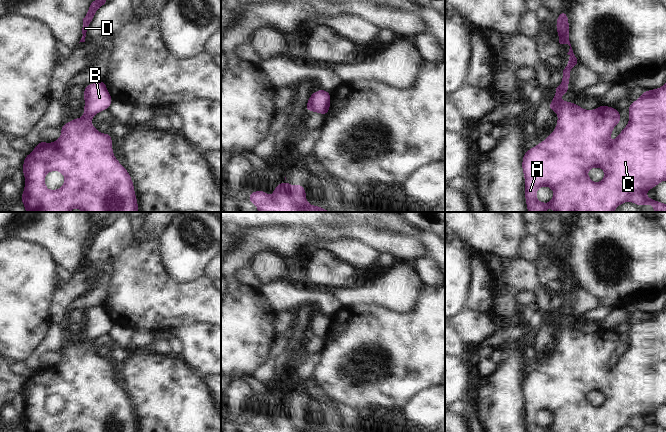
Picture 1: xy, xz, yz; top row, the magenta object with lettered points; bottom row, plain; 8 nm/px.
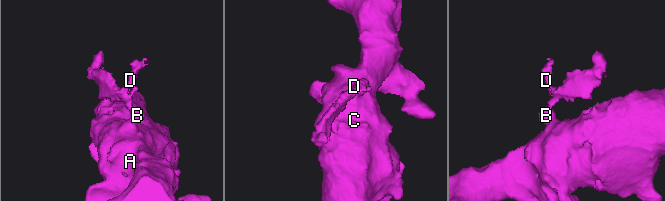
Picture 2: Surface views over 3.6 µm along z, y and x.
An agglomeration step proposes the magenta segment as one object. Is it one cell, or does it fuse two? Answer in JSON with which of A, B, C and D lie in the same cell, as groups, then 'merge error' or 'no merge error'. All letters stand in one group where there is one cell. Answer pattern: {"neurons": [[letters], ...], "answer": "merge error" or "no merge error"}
{"neurons": [["A", "B", "C"], ["D"]], "answer": "merge error"}

